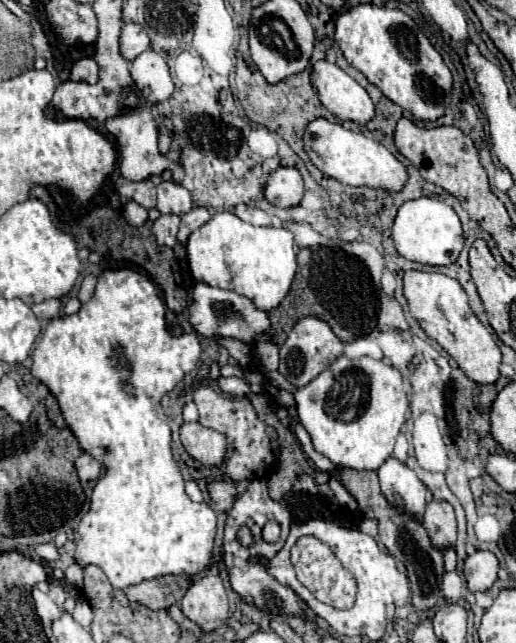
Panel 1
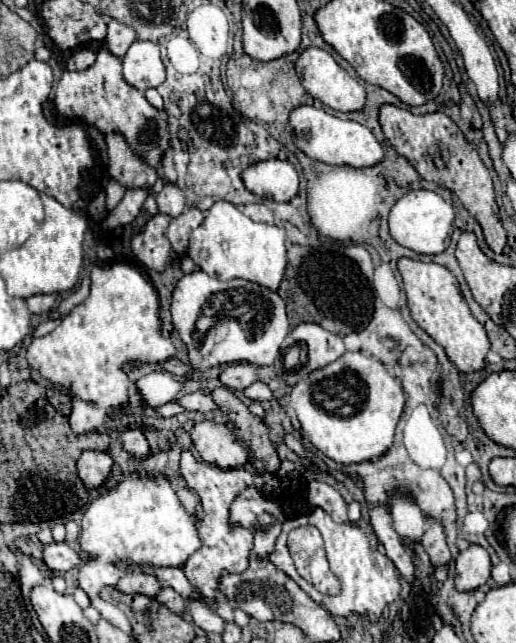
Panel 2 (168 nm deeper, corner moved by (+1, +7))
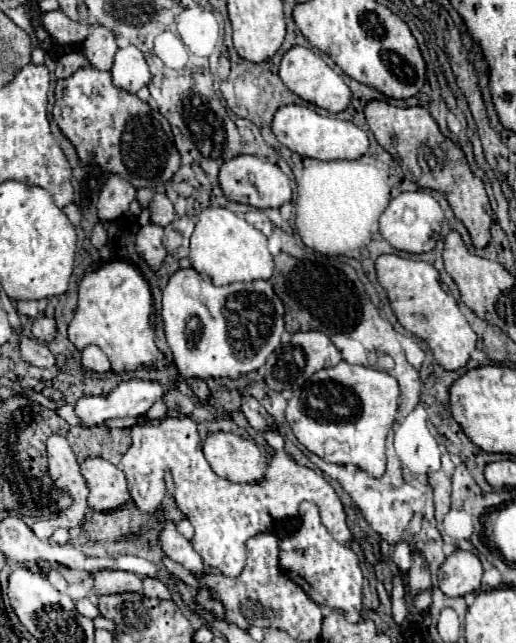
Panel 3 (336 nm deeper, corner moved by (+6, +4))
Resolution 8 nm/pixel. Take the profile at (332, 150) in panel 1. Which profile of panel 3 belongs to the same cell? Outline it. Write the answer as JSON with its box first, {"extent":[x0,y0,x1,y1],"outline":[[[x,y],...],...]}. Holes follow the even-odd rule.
{"extent":[272,105,368,161],"outline":[[[300,105],[280,107],[272,121],[272,133],[290,151],[294,151],[302,157],[312,157],[312,159],[320,159],[320,161],[330,161],[330,159],[354,161],[354,159],[360,159],[368,151],[368,135],[362,129],[358,129],[352,121],[324,117],[316,111],[312,111],[308,107],[300,107]]]}

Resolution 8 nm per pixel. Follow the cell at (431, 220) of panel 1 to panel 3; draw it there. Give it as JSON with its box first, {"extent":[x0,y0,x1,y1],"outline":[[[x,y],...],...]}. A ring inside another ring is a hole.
{"extent":[380,191,444,253],"outline":[[[424,191],[414,193],[400,193],[396,199],[390,201],[386,211],[380,217],[380,233],[382,237],[404,253],[428,253],[436,247],[436,239],[440,235],[444,223],[444,211],[440,203]]]}

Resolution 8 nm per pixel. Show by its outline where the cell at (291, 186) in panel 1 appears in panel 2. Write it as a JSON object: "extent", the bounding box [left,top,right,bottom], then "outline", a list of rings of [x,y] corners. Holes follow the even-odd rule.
{"extent":[241,158,299,202],"outline":[[[277,158],[253,162],[243,170],[241,180],[255,196],[275,202],[289,202],[299,190],[297,170]]]}

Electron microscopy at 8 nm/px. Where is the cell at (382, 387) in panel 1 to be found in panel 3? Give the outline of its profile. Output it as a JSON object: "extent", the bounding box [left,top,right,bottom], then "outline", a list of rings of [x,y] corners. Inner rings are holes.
{"extent":[286,361,398,475],"outline":[[[340,361],[336,367],[316,371],[298,391],[294,391],[286,407],[286,421],[292,427],[296,439],[320,459],[342,465],[352,463],[370,475],[382,475],[386,471],[386,435],[396,419],[398,395],[398,381],[388,373]]]}

